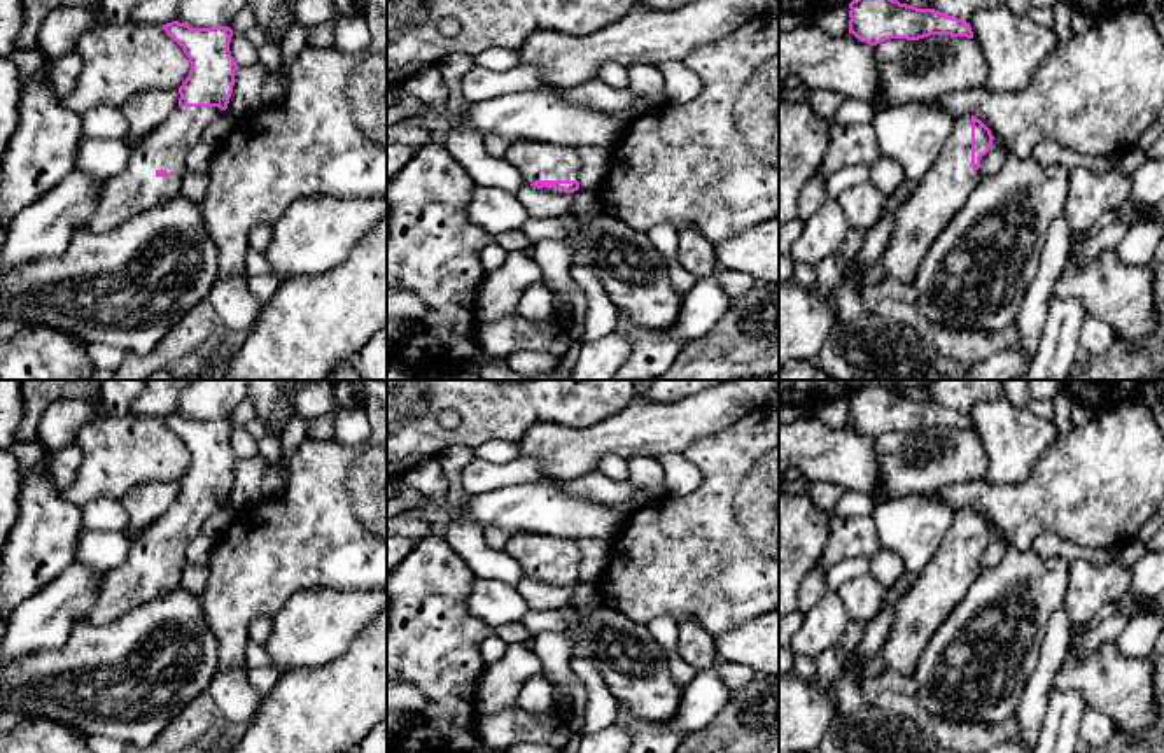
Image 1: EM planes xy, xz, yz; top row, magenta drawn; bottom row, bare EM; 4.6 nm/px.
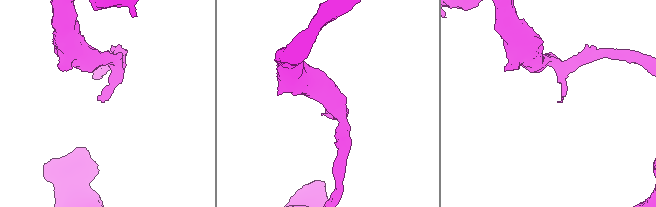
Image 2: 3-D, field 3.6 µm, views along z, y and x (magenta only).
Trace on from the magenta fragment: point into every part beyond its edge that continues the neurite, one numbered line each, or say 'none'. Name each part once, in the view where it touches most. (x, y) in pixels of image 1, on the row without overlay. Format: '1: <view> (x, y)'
1: yz (944, 582)

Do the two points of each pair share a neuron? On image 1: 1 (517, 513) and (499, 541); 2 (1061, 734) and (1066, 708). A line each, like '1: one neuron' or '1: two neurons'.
1: two neurons
2: one neuron

